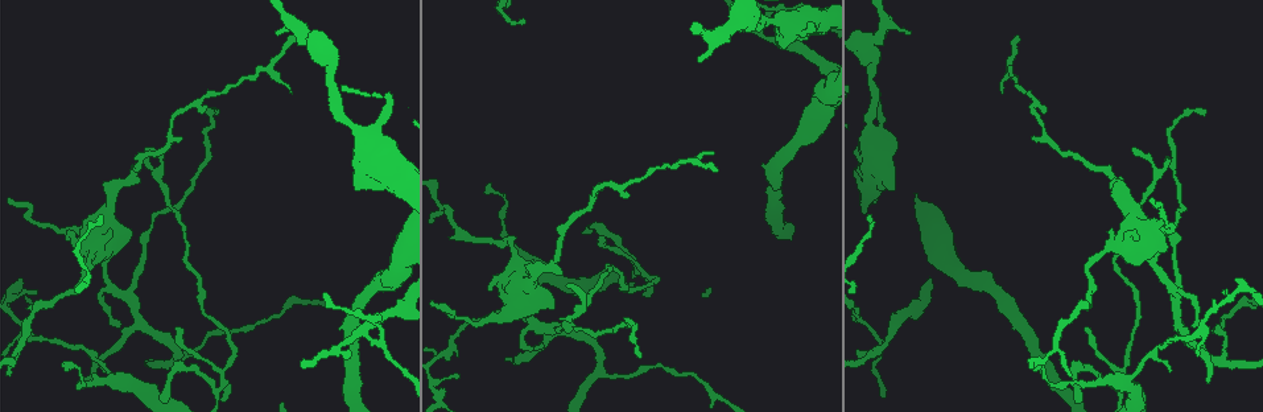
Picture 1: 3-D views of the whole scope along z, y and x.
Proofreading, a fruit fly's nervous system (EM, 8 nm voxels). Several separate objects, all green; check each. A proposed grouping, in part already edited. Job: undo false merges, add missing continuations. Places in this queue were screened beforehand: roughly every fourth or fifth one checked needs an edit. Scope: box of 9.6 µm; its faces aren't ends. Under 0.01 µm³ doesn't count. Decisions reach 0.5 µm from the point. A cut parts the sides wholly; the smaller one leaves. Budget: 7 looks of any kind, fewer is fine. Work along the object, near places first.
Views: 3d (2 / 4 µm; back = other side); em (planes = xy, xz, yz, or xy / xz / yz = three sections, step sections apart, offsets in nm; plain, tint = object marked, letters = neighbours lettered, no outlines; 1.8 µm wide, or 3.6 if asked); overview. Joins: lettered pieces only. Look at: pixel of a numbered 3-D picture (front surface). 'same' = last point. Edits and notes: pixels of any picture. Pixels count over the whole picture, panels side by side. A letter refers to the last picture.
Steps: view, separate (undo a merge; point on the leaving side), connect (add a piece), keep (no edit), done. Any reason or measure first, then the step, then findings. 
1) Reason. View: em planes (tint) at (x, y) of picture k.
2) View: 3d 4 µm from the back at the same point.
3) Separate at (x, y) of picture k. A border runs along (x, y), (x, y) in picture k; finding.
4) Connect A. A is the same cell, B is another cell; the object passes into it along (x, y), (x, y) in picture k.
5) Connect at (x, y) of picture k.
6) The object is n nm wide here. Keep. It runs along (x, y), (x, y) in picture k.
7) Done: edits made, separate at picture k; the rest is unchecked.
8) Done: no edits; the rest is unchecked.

Four or more arms meet. View: 3d 2 µm at (224, 380) of picture 1.

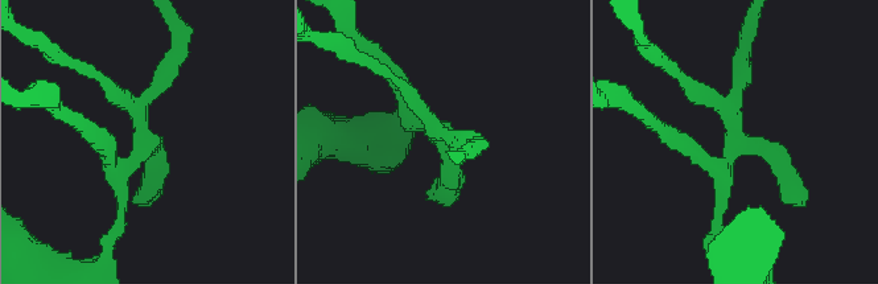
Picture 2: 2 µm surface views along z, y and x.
View: em planes (letters) at (143, 141) of picture 2.

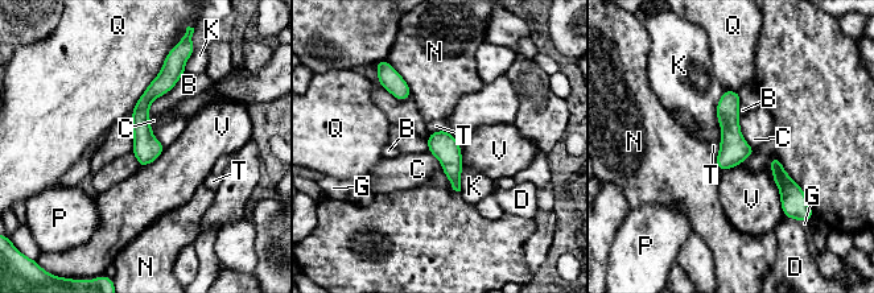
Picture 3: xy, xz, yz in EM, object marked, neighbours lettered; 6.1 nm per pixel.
Keep. B, C, D, G, K, N, P, Q, T and V are other cells; it runs along (172, 73), (143, 103), (141, 161) in picture 3; all the same cell.

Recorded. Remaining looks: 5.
A narrow waist. View: em 3.6 µm yz step 16 (tint) at (632, 375) of picture 1.

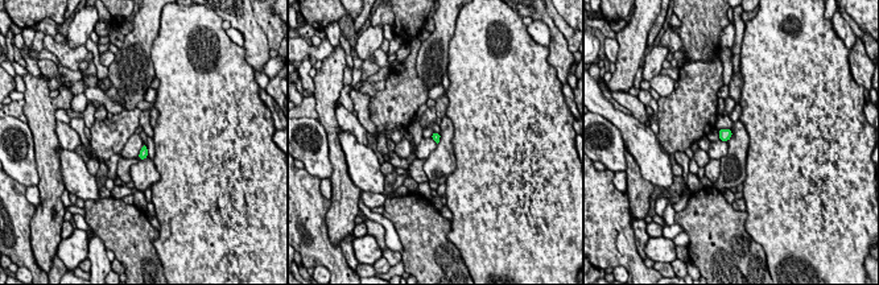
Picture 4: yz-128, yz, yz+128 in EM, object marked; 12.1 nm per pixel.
Cut it another way. View: em 3.6 µm planes (letters) at the same point.

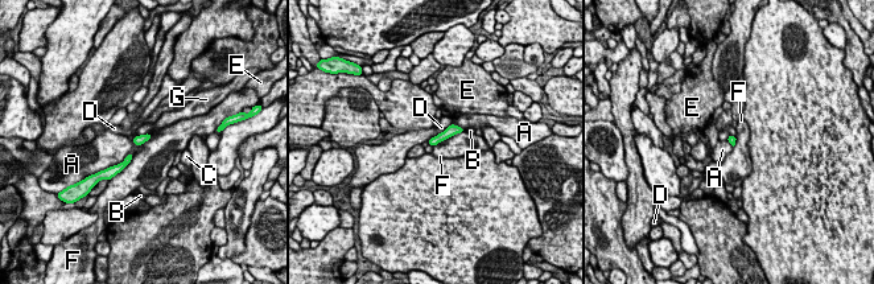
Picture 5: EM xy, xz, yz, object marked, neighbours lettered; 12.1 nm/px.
The object is 100 nm wide here. Keep. A, B, C, D, E, F and G are other cells; a border runs along (465, 131), (457, 132), (433, 147) in picture 5; all the same cell.

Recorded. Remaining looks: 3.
Thick turns thin. View: 3d 2 µm at (488, 316) of picture 1.

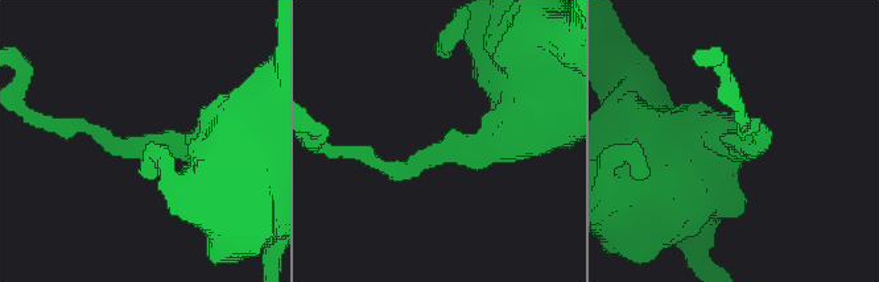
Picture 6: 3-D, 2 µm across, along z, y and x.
View: em planes (letters) at (743, 145) of picture 6.

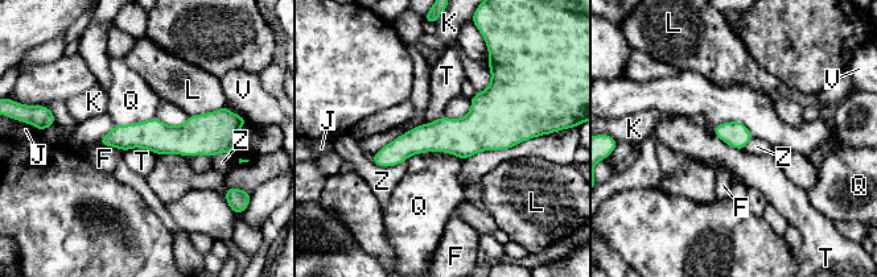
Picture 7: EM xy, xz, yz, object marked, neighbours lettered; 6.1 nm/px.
Connect Q. Q is the same cell, F, J, K, L, T, V and Z are other cells; it goes on there.

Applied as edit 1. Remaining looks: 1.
Done: edits made, connect at picture 7; the rest is unchecked.

